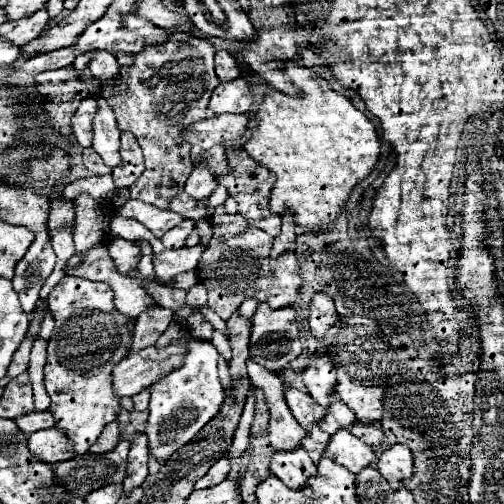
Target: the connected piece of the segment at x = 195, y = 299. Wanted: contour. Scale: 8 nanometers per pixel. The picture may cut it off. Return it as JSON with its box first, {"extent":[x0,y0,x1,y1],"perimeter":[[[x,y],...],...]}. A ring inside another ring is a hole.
{"extent":[187,283,207,307],"perimeter":[[[201,283],[193,285],[189,291],[187,291],[187,305],[191,307],[197,307],[197,305],[205,305],[207,303],[207,291]]]}

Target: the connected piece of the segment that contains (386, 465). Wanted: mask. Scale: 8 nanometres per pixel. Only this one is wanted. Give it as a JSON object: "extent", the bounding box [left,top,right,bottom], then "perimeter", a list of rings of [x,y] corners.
{"extent":[377,445,413,487],"perimeter":[[[391,445],[387,447],[379,461],[377,461],[377,469],[381,471],[381,475],[389,481],[391,487],[399,487],[399,483],[407,477],[413,475],[413,457],[411,457],[411,449],[407,445]]]}

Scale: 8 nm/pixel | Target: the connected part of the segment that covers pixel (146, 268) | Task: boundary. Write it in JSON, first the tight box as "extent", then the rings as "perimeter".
{"extent":[137,241,153,277],"perimeter":[[[141,241],[141,251],[143,251],[143,259],[137,267],[137,271],[143,275],[143,277],[151,277],[153,275],[153,259],[151,259],[151,245],[147,241]]]}

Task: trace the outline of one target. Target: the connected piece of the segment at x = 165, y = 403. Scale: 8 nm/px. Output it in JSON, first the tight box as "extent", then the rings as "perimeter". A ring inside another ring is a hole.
{"extent":[145,333,223,461],"perimeter":[[[185,333],[183,343],[187,353],[183,355],[183,365],[167,373],[150,388],[149,416],[145,425],[145,435],[149,443],[149,453],[157,461],[169,459],[173,451],[179,451],[185,443],[189,443],[195,433],[217,415],[223,403],[223,387],[217,375],[217,359],[219,353],[211,341],[195,339]]]}

